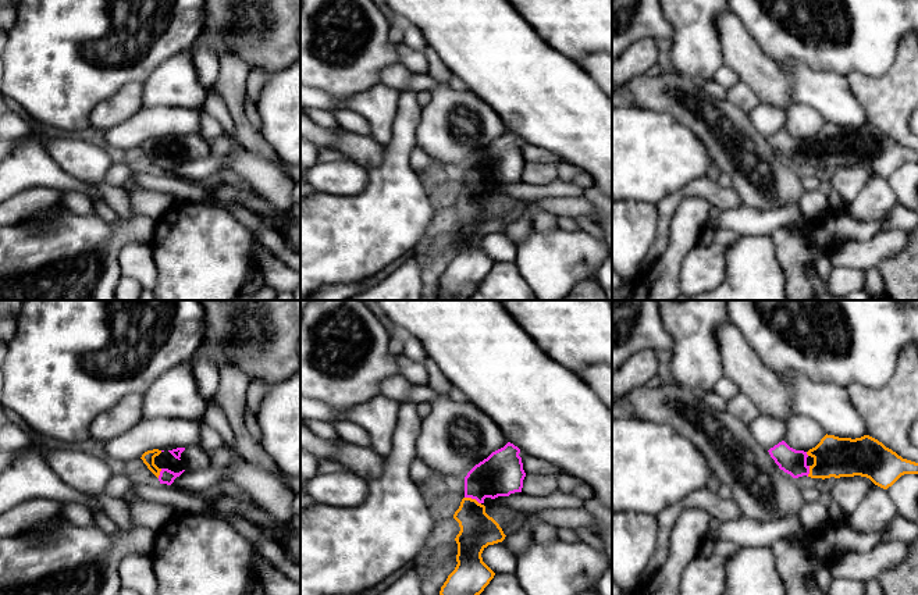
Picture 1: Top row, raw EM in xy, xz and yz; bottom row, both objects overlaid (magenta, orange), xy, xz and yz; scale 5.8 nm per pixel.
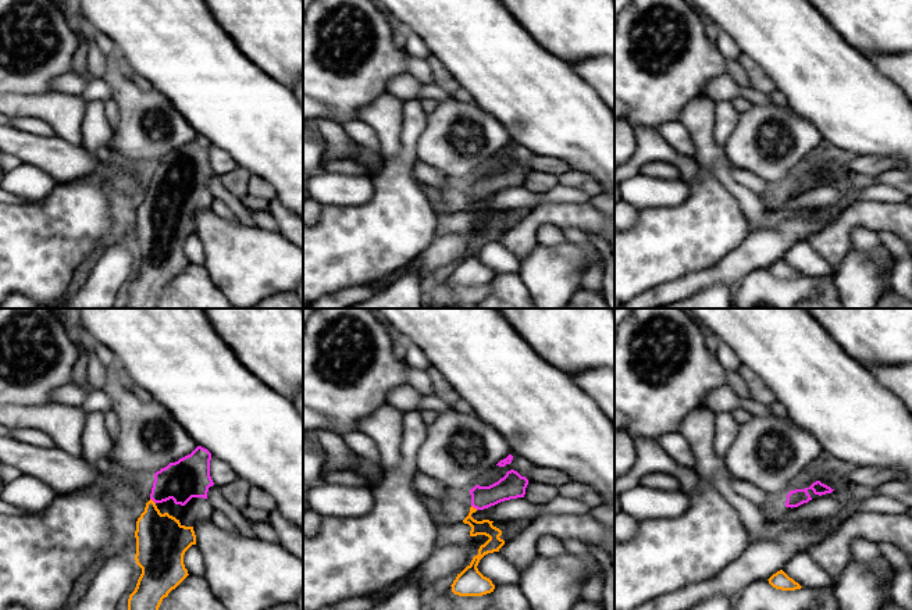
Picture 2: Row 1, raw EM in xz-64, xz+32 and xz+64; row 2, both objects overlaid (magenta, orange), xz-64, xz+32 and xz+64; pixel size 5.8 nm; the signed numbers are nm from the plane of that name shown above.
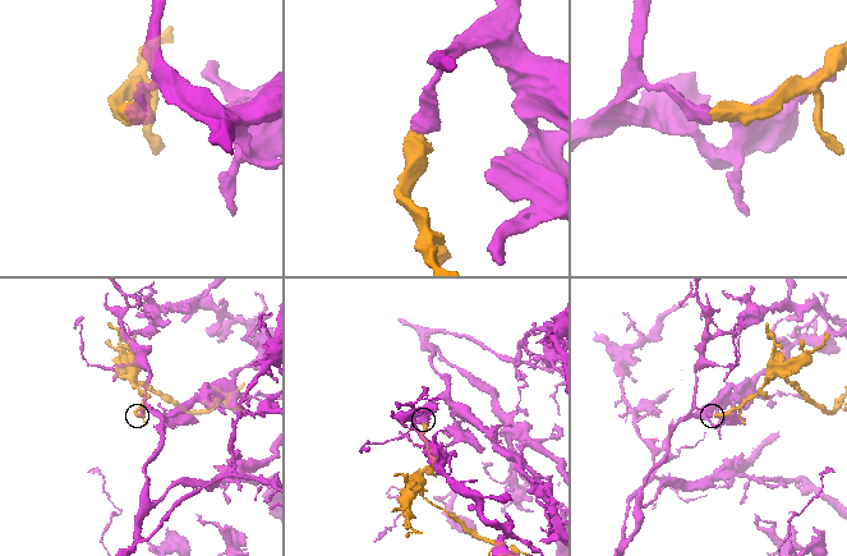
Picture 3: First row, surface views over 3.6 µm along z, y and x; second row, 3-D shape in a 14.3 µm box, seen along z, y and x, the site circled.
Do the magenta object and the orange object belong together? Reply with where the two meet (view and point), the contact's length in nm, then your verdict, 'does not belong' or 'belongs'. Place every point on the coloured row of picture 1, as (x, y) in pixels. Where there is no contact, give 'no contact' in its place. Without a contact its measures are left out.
xz (473, 498) | 100 nm | belongs

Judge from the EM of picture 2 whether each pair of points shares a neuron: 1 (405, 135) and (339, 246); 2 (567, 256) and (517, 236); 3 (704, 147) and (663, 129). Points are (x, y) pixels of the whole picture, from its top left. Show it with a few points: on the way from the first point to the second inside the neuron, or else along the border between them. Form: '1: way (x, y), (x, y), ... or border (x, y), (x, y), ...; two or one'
1: way (402, 163), (395, 177), (395, 191), (367, 218); one
2: border (538, 243), (520, 261); two
3: border (676, 121), (690, 135), (694, 157); two

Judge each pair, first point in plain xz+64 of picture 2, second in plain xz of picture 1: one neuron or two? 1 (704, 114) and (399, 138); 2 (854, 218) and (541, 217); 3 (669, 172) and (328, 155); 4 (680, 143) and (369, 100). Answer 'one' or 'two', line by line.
1: two
2: two
3: one
4: two

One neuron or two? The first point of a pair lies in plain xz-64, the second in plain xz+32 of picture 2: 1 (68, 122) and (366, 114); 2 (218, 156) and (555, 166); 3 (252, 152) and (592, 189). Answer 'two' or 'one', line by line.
1: one
2: one
3: two

